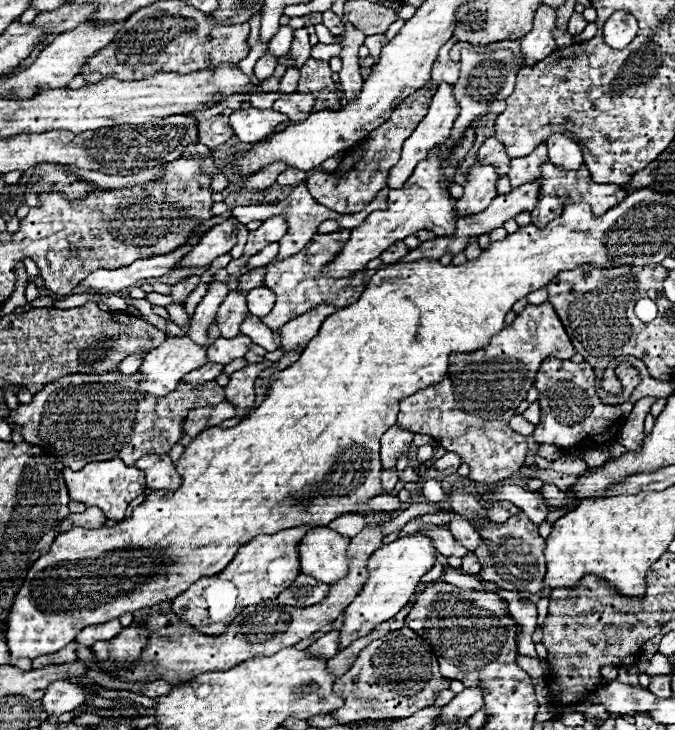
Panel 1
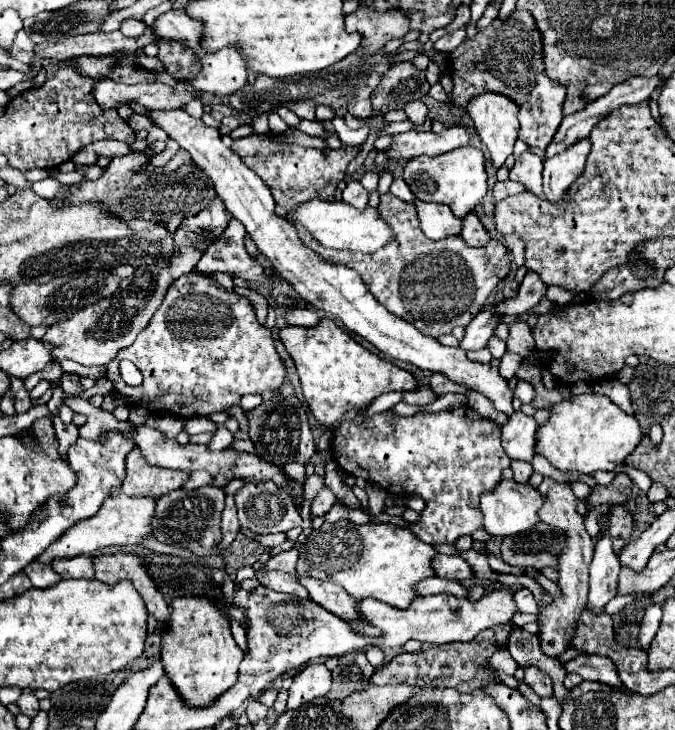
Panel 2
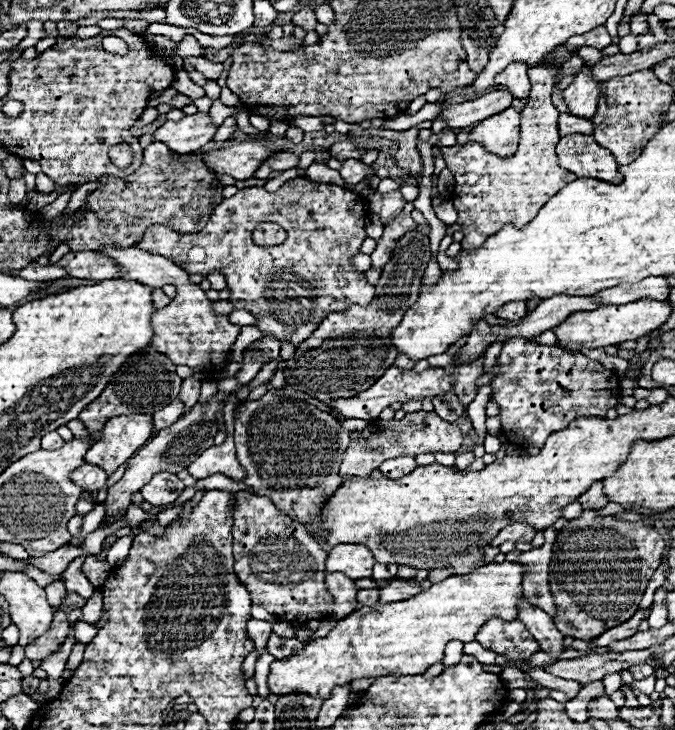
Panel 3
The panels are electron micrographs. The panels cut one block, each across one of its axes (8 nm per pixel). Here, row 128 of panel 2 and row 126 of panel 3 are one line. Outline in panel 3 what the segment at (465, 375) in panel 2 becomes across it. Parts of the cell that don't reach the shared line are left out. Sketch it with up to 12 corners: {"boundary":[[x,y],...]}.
{"boundary":[[198,112],[154,132],[178,154],[212,142],[218,126]]}

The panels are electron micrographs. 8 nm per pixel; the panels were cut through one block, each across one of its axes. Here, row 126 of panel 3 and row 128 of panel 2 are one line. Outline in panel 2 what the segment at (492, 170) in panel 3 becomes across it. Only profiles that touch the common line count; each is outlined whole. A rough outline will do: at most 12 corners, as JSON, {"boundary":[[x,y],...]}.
{"boundary":[[528,10],[450,52],[452,104],[518,106],[518,138],[546,148],[566,88],[546,74]]}

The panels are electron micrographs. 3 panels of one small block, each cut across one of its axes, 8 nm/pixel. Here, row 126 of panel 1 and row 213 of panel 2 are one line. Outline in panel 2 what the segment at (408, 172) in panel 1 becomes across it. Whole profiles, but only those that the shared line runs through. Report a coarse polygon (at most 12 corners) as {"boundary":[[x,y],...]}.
{"boundary":[[414,198],[420,230],[430,240],[456,236],[462,220],[446,204]]}

